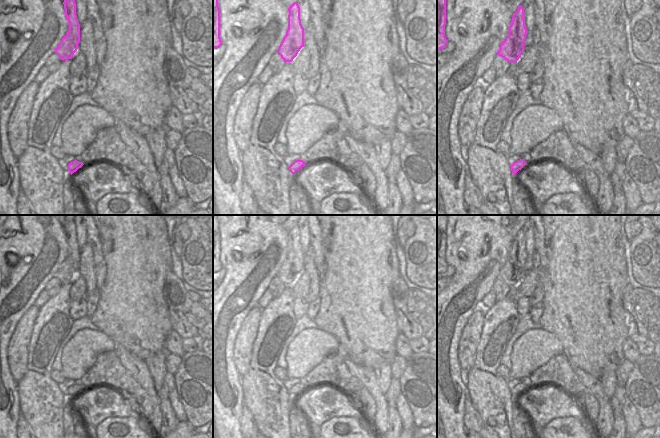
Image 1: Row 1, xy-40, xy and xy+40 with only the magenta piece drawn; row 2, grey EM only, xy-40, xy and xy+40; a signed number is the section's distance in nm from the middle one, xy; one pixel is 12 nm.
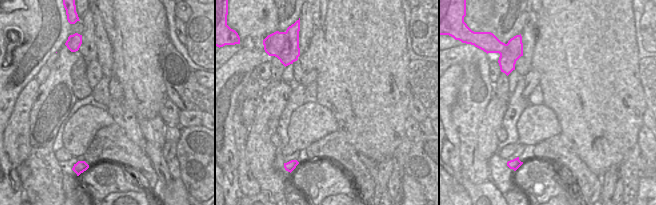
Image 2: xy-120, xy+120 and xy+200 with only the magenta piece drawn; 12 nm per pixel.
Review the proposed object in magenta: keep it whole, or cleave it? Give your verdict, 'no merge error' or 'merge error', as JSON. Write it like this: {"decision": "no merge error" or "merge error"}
{"decision": "merge error"}

